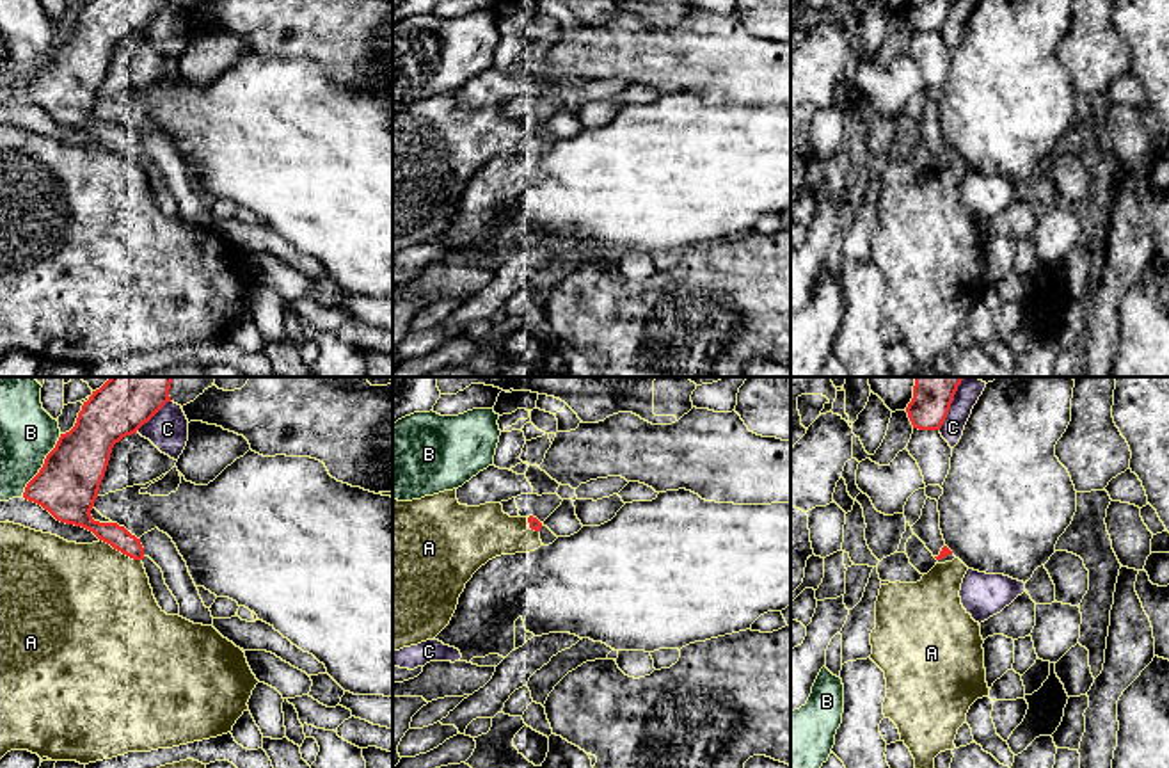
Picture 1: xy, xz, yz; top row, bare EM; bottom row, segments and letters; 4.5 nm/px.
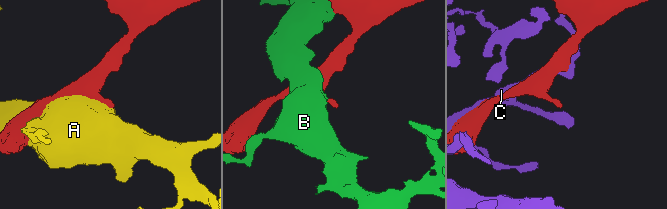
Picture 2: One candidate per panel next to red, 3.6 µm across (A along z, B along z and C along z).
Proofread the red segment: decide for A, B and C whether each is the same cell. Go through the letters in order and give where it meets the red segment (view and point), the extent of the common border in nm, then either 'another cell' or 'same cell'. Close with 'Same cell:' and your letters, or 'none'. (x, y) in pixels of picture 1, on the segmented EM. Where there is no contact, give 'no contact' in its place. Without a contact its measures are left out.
A: meets red in xy at (121, 552); contact 220 nm long; another cell
B: meets red in xy at (43, 464); contact 340 nm long; another cell
C: meets red in xy at (151, 416); contact 220 nm long; another cell
Same cell: none

